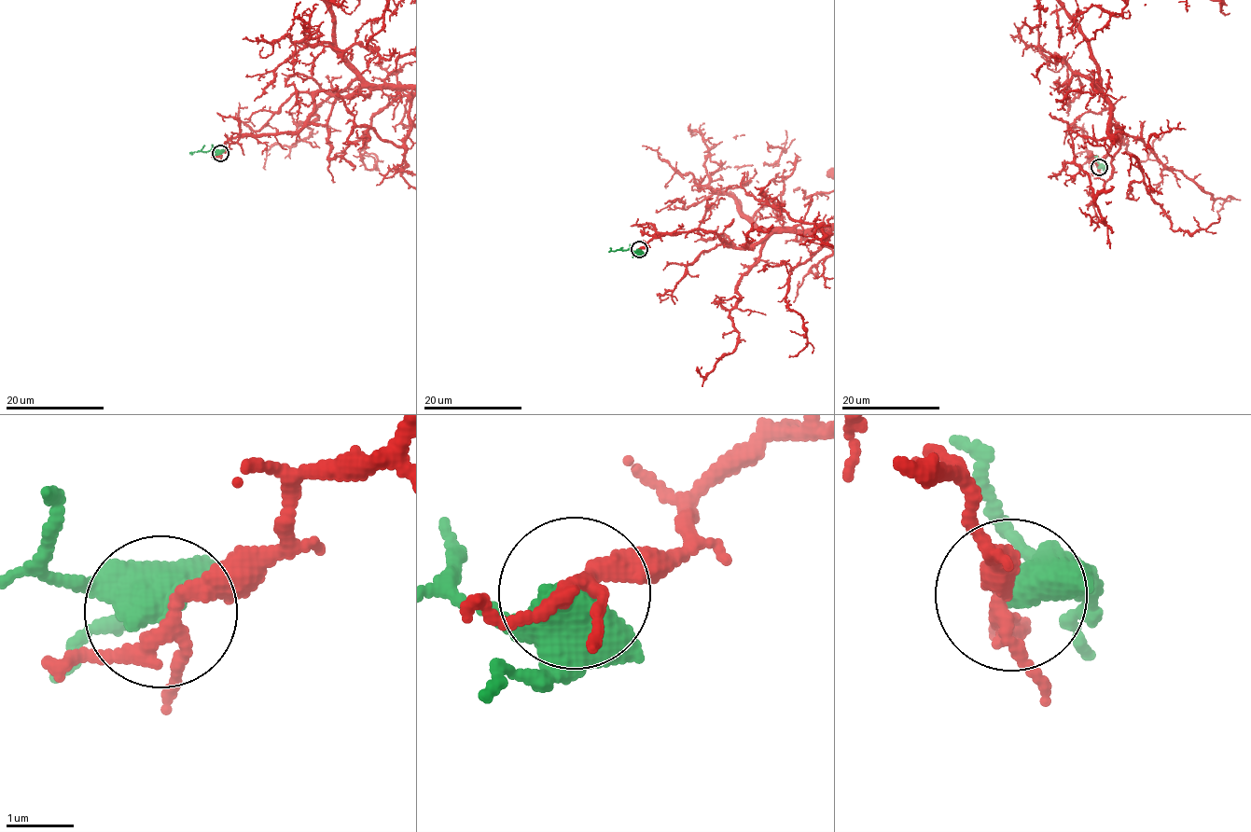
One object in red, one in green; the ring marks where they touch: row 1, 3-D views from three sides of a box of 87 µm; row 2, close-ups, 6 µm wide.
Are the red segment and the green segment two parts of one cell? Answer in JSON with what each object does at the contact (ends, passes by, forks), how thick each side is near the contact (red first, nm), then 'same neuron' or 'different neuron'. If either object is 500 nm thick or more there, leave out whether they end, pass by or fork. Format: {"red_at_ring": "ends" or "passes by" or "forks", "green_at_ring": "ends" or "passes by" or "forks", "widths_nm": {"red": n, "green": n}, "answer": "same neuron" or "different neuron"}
{"widths_nm": {"red": 240, "green": 500}, "answer": "different neuron"}

